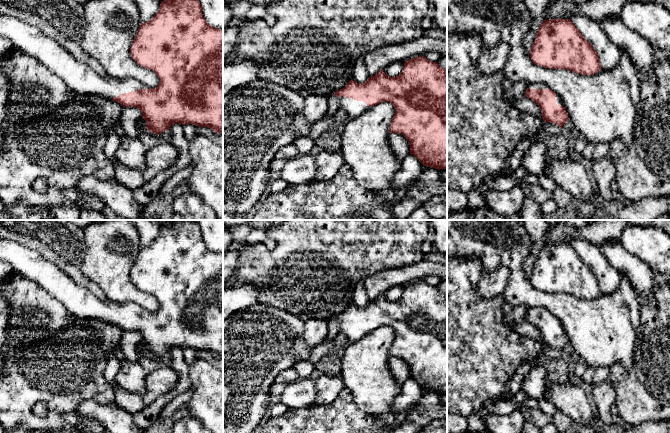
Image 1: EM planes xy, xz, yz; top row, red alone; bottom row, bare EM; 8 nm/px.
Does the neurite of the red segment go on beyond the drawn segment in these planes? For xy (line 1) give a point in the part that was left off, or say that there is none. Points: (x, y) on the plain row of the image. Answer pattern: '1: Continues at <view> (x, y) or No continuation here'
1: Continues at xy (82, 303)

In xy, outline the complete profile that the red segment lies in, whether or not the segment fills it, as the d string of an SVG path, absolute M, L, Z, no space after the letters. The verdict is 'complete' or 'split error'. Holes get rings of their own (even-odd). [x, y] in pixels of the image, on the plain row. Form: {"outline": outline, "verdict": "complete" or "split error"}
{"outline": "M170 220L161 225L158 236L149 245L140 247L130 279L139 290L152 294L158 300L159 308L155 312L149 312L133 302L119 303L97 297L87 288L76 284L40 253L17 242L0 238L0 260L9 263L14 272L44 288L76 318L98 319L120 327L123 332L138 332L146 353L154 358L160 359L175 347L194 348L210 352L215 357L223 357L223 253L211 251L205 245L197 221Z", "verdict": "split error"}

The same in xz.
{"outline": "M424 280L411 282L404 286L401 297L396 301L387 300L380 294L364 307L350 304L344 312L325 321L329 323L334 319L339 323L340 334L350 342L360 340L374 329L390 326L395 333L390 357L403 359L410 369L410 378L423 390L447 393L447 294L437 286Z", "verdict": "split error"}

